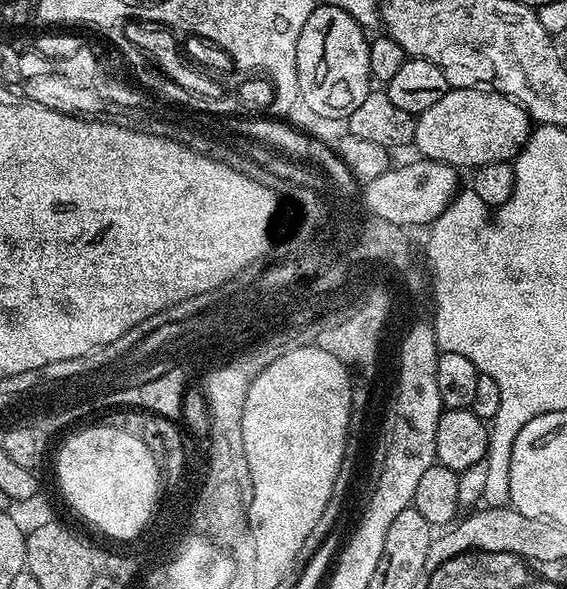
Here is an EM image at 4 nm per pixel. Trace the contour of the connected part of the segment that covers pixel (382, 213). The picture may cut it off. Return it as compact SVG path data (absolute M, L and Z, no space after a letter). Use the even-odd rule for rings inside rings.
M416 158L413 164L404 164L401 168L389 167L382 178L374 178L367 181L362 188L362 204L365 204L371 215L388 222L398 223L403 226L412 224L431 225L450 206L450 202L456 196L457 169L449 164L443 164L437 160L425 160Z

